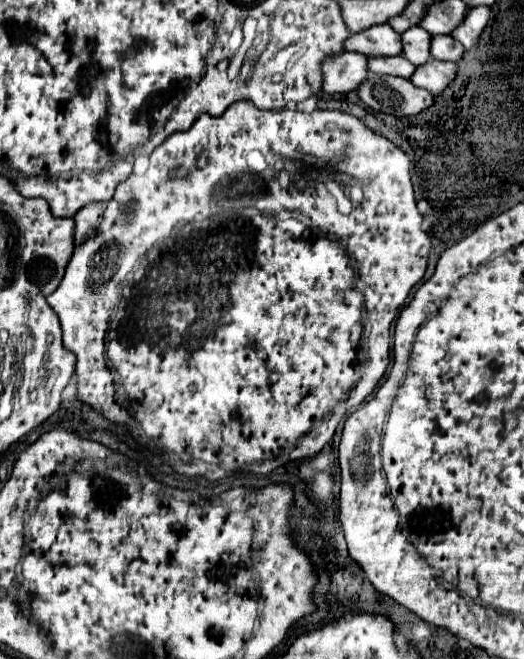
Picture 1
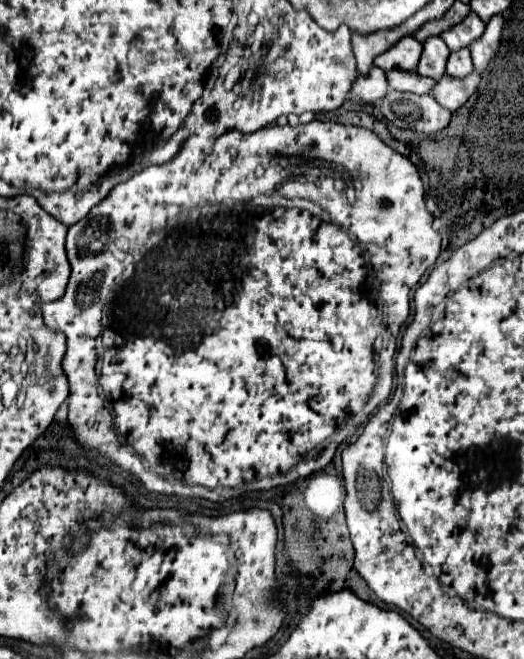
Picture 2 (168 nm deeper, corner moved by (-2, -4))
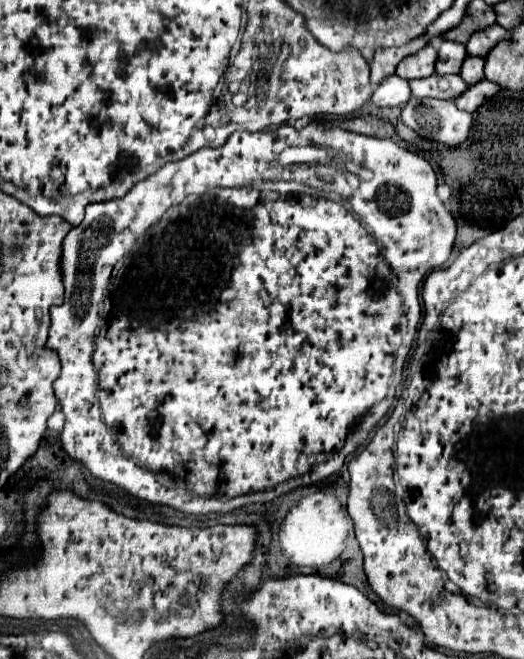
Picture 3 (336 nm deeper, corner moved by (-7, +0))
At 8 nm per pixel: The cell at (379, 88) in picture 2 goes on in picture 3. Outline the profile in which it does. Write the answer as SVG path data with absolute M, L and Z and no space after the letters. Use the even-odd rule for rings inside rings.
M390 75L388 79L384 79L384 83L380 83L380 87L374 87L370 101L376 107L398 107L406 105L410 97L412 93L408 83L404 83L404 79L400 79L398 75Z

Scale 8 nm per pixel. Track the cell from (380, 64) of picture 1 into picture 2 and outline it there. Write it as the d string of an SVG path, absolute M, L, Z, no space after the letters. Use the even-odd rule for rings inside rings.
M391 71L391 73L387 73L387 79L389 79L391 89L409 91L409 93L417 93L417 95L429 95L435 87L433 79L427 79L413 71Z

